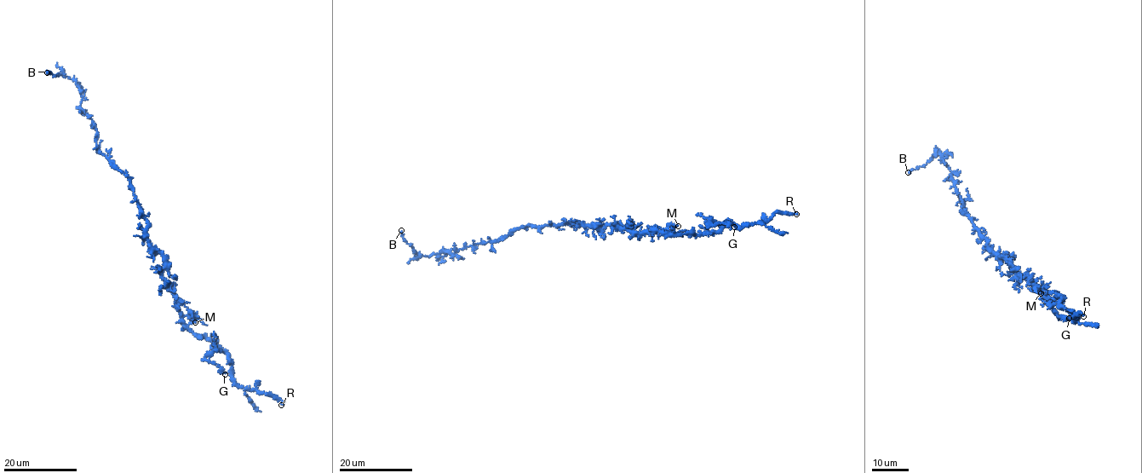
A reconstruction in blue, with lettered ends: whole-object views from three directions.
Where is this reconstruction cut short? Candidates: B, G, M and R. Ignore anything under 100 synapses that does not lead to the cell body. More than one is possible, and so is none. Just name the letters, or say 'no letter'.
B

